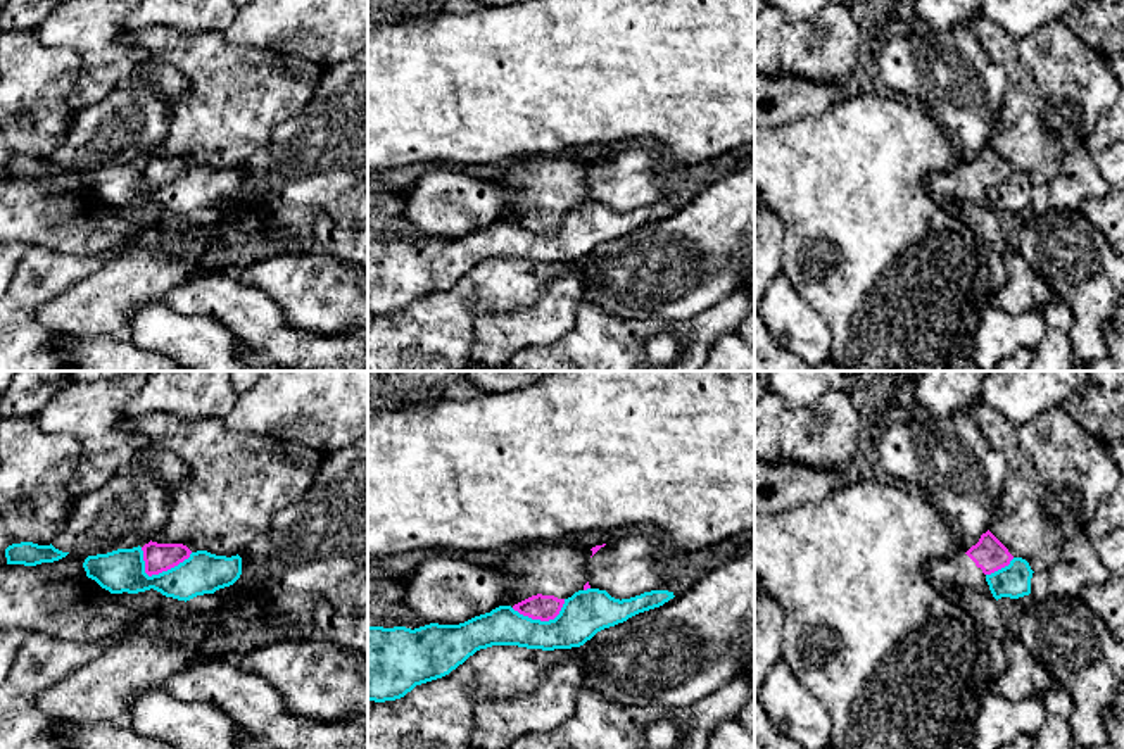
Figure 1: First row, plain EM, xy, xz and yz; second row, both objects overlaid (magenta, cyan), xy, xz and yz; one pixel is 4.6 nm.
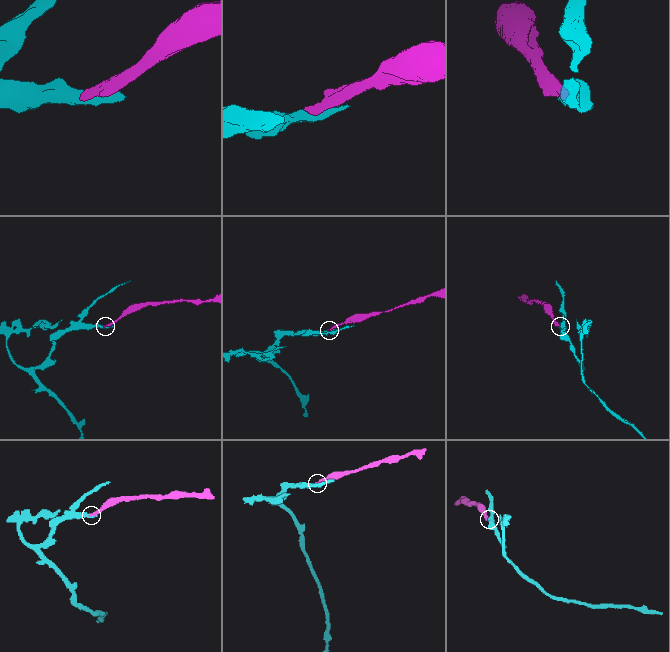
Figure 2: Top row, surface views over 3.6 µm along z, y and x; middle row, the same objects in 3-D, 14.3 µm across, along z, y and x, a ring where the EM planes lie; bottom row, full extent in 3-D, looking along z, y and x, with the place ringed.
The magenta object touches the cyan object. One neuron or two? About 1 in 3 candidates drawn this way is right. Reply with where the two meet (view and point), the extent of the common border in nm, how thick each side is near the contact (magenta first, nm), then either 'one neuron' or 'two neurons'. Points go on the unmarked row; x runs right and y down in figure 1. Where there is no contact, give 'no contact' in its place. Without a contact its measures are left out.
contact xy (157, 187); length 240 nm; calibres 130 and 200 nm; two neurons

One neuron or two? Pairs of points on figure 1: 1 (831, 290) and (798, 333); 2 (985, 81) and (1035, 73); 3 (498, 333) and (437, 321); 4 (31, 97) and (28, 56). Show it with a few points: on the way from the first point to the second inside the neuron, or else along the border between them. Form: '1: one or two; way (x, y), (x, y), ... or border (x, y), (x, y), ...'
1: two; border (788, 280), (827, 325), (831, 347)
2: two; border (981, 45), (1005, 73), (1005, 95), (998, 118)
3: two; border (511, 309), (487, 313), (473, 325), (472, 352)
4: one; way (31, 87), (28, 66)

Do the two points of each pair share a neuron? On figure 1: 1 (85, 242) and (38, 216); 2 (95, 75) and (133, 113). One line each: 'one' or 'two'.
1: one
2: two

